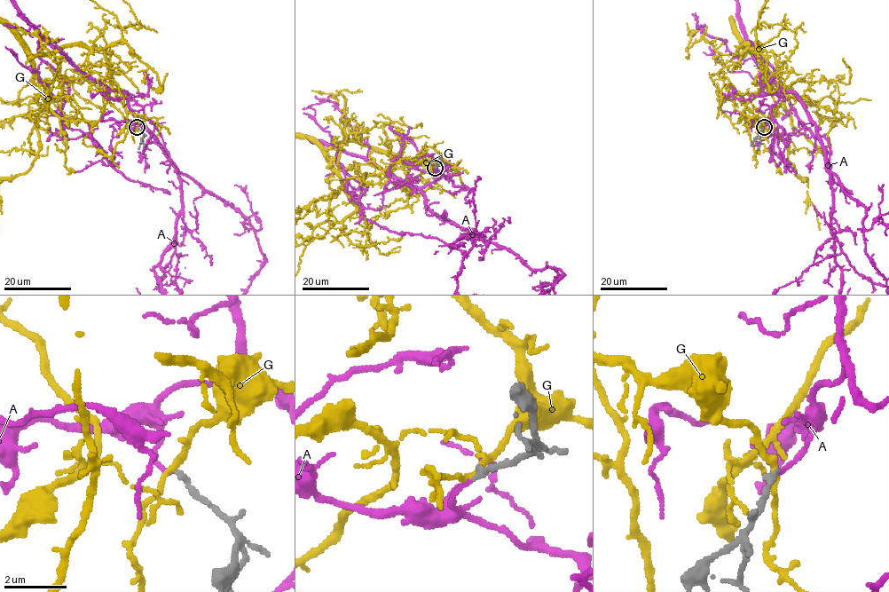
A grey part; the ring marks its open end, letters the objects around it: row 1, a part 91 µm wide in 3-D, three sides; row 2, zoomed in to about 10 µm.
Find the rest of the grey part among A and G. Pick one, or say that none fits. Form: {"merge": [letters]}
{"merge": ["A"]}

